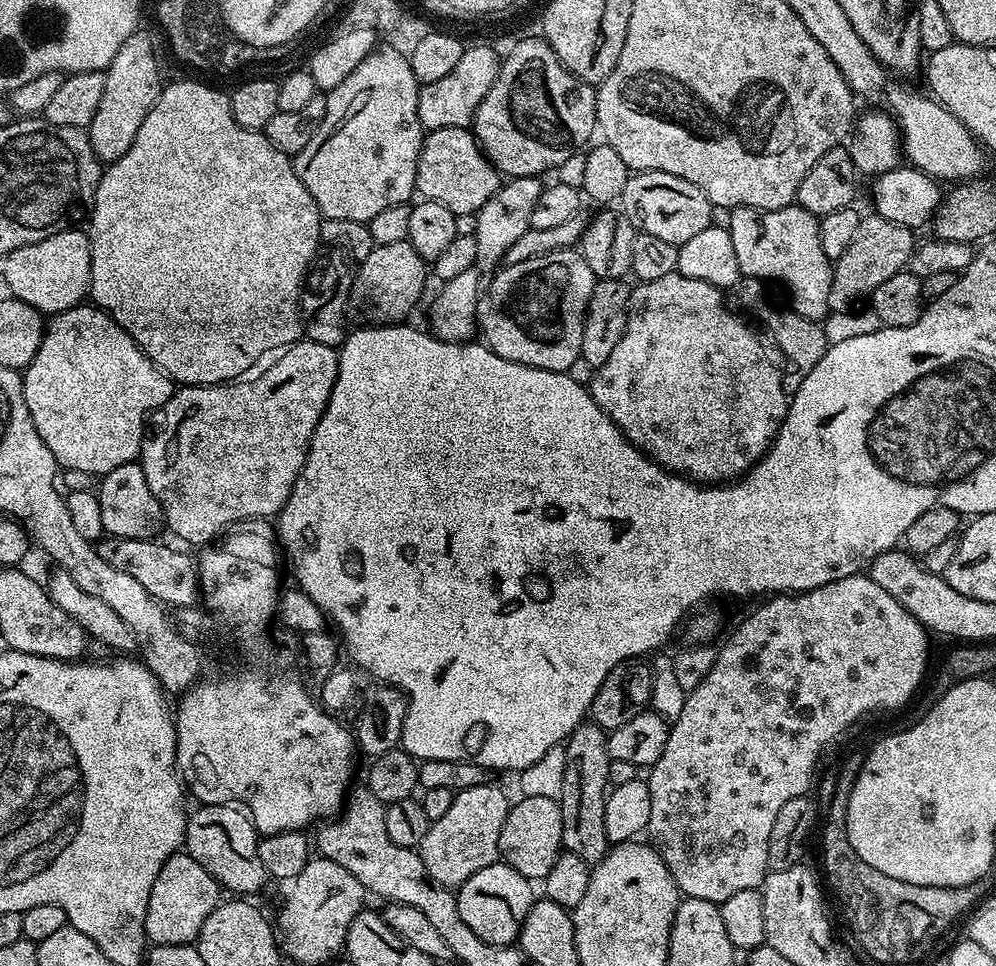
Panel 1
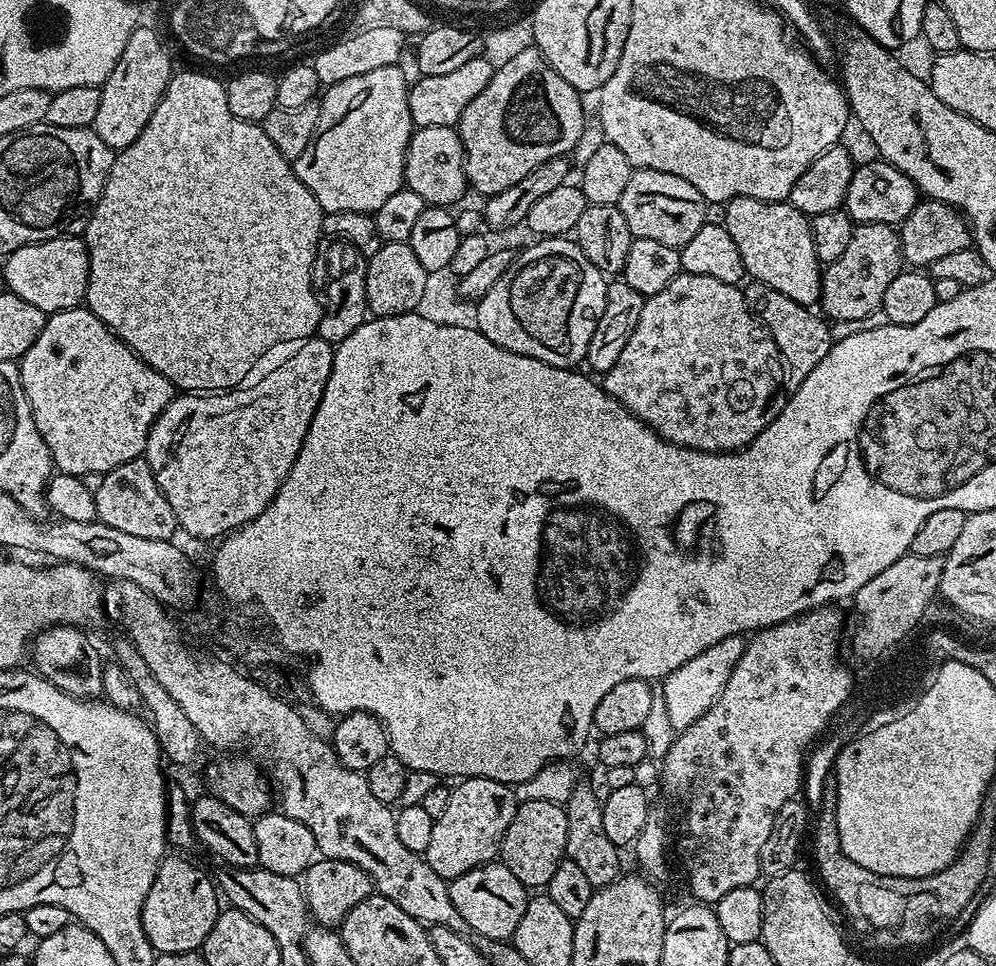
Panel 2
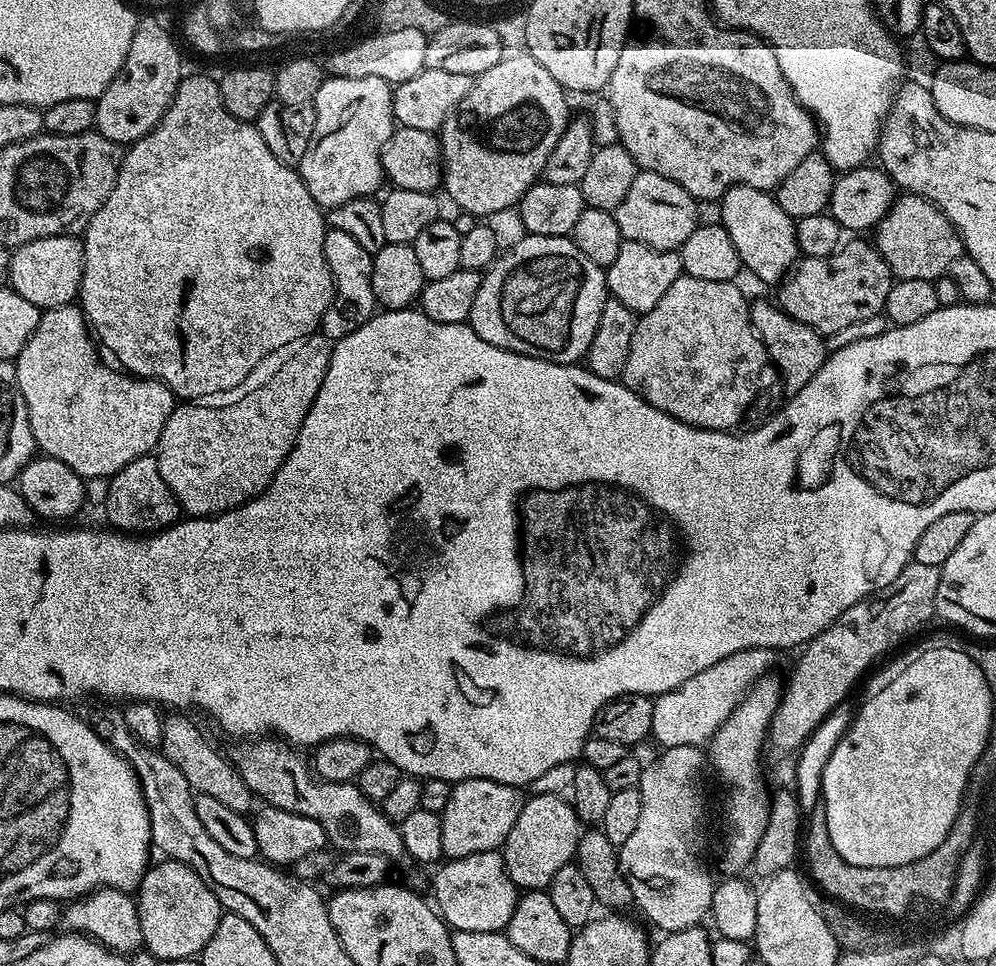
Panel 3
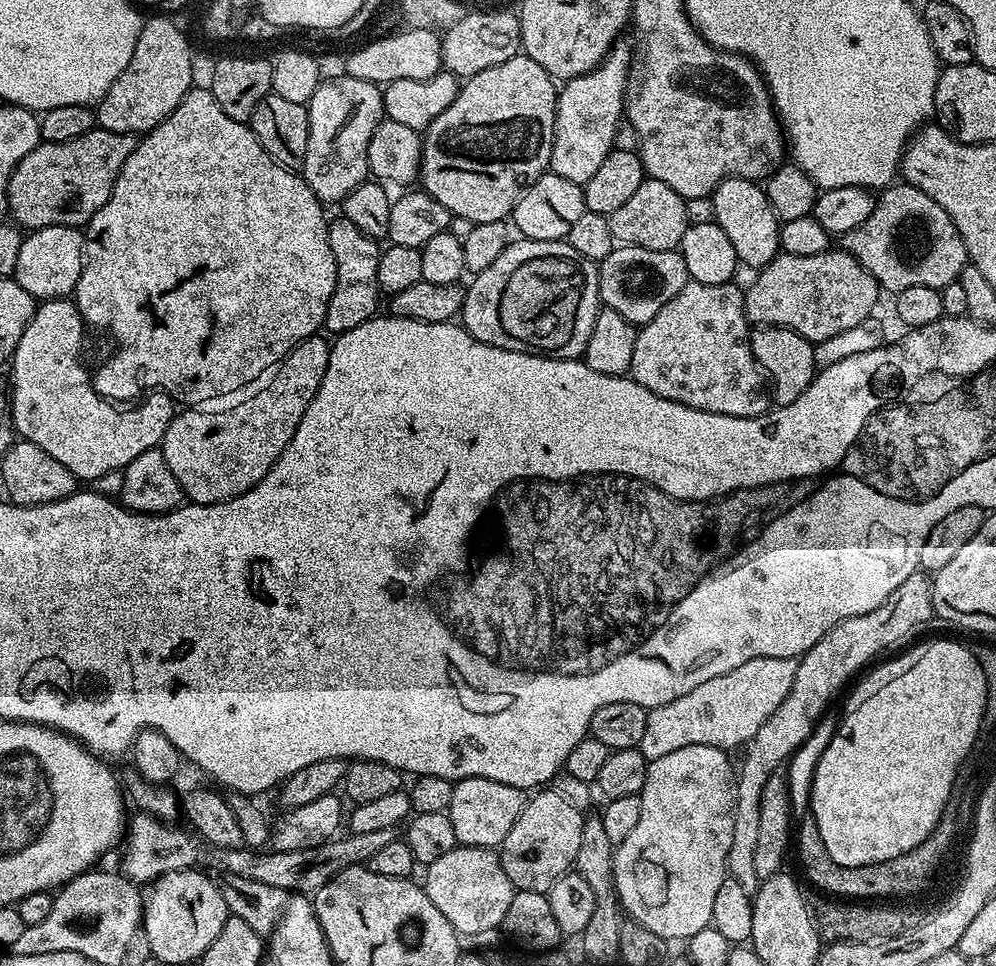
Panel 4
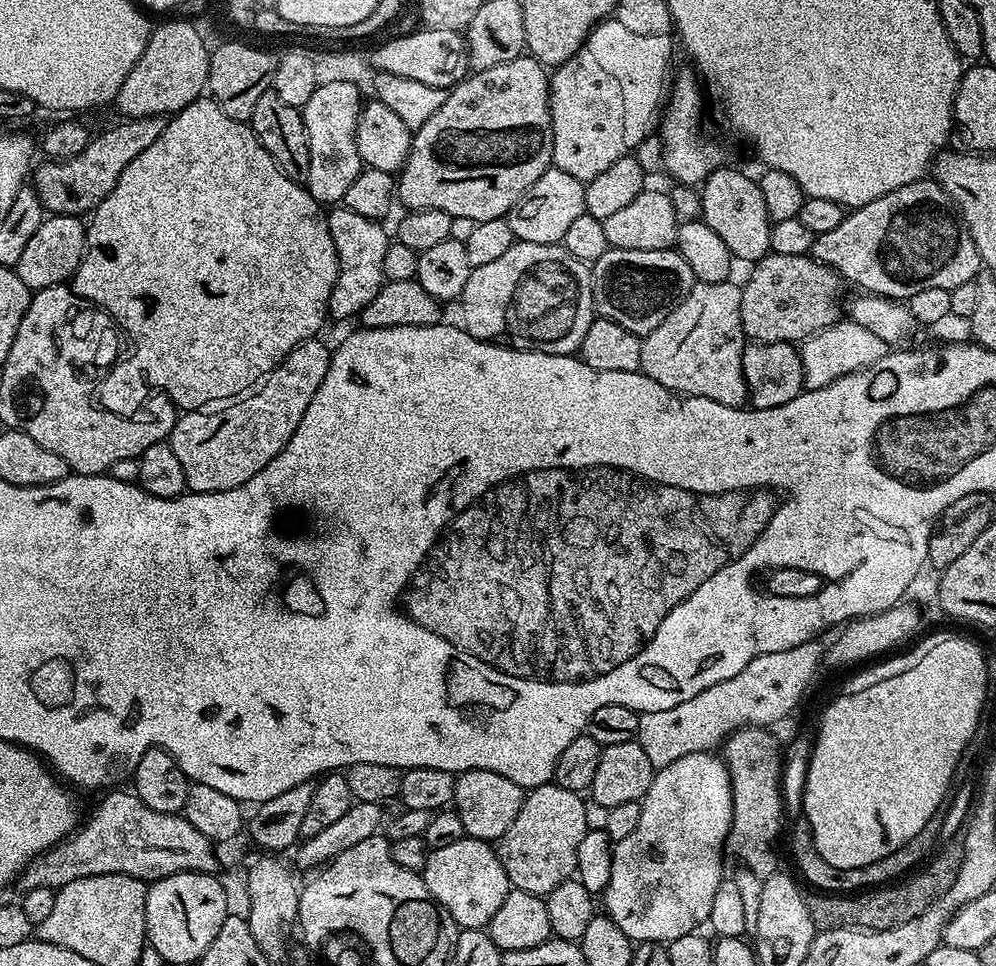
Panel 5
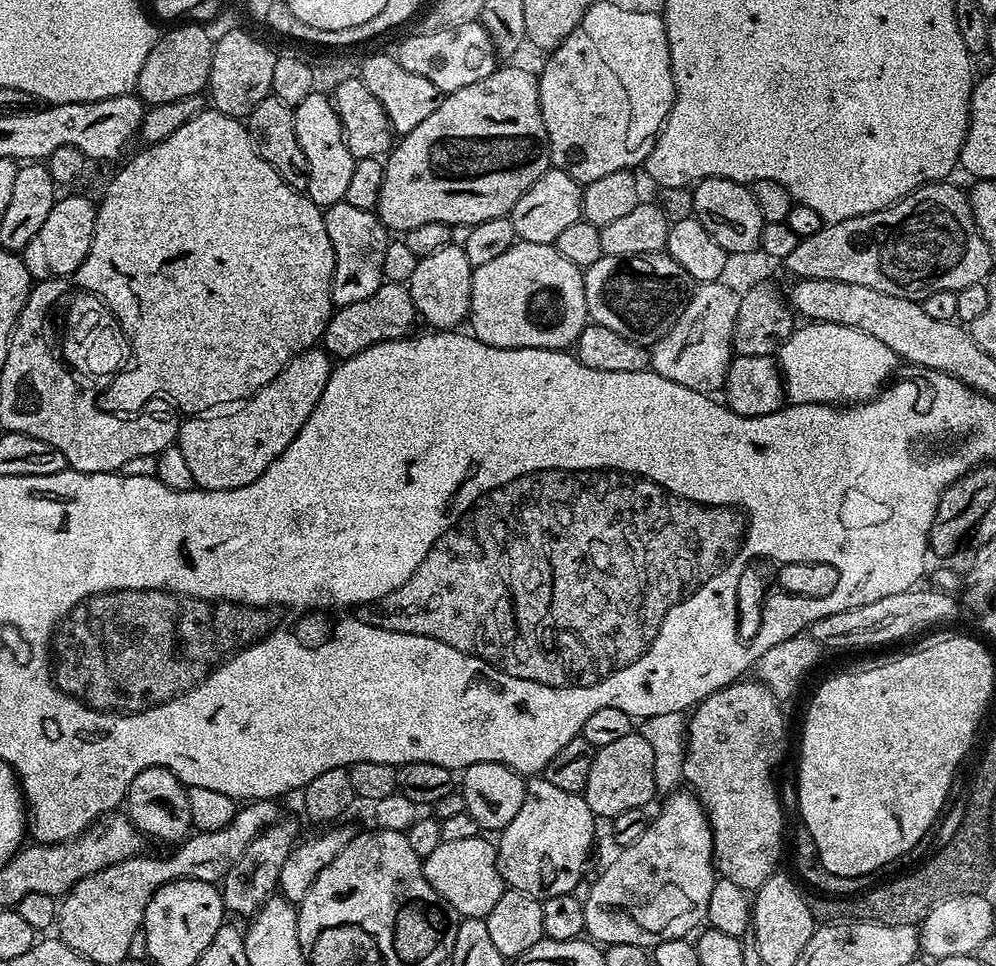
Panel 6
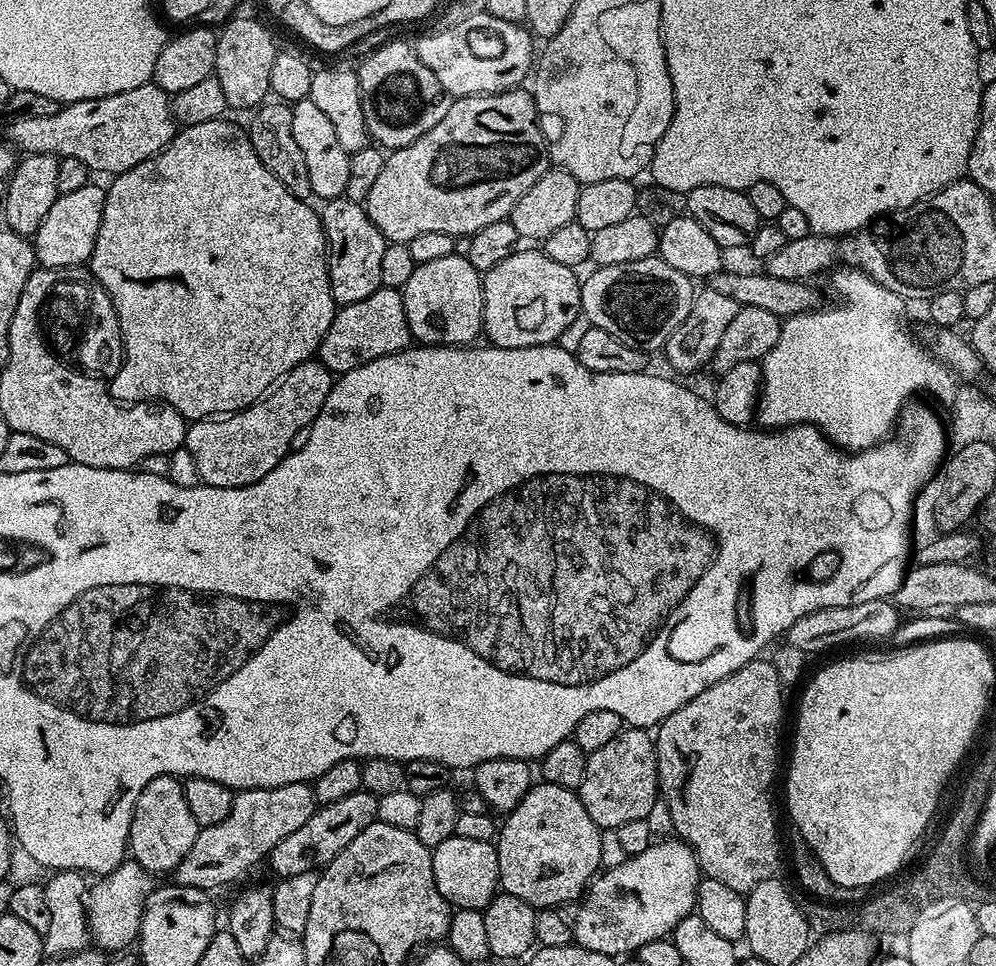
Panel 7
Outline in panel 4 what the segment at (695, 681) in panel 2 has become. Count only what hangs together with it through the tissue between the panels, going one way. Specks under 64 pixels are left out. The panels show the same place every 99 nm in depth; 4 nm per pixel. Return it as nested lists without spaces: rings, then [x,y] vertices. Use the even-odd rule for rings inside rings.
[[[756,656],[726,674],[702,682],[672,703],[649,709],[639,750],[650,762],[690,745],[718,746],[725,750],[750,742],[792,688],[799,661]]]

